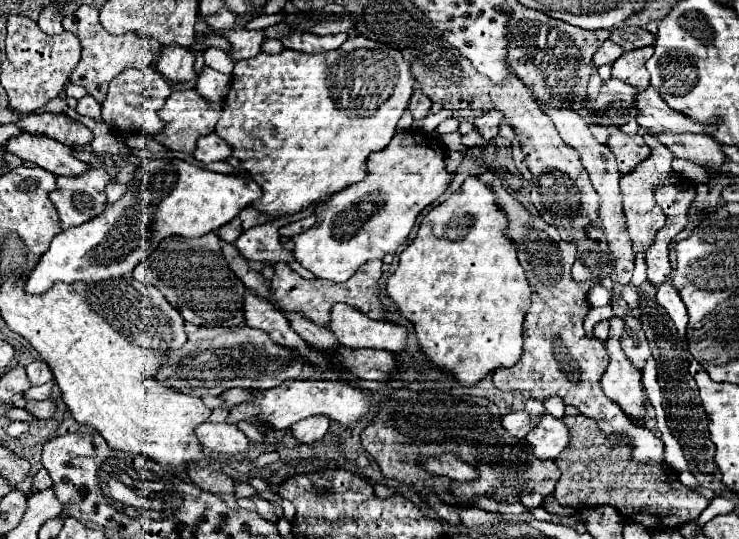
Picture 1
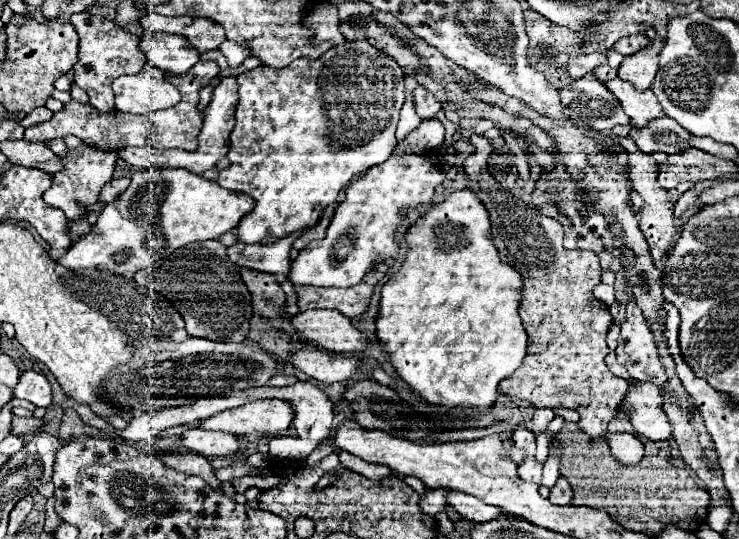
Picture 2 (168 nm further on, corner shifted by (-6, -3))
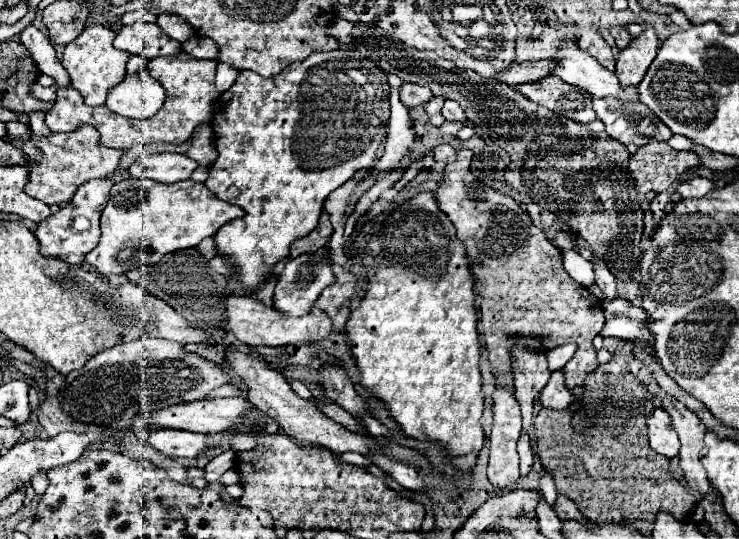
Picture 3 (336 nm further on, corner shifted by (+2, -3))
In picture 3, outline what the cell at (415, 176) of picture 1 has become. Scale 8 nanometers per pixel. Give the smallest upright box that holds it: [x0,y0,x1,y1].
[273,246,335,316]

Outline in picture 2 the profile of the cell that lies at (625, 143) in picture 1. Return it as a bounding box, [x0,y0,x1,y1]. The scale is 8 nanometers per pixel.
[629,148,677,260]

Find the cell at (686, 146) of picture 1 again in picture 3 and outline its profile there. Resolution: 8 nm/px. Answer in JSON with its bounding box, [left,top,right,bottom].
[593,98,671,146]

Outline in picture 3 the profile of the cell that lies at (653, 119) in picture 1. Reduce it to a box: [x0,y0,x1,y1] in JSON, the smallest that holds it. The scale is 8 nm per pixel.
[553,36,639,104]

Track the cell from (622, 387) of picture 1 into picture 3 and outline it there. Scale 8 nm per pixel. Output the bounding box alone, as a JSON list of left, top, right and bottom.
[647,408,679,458]

